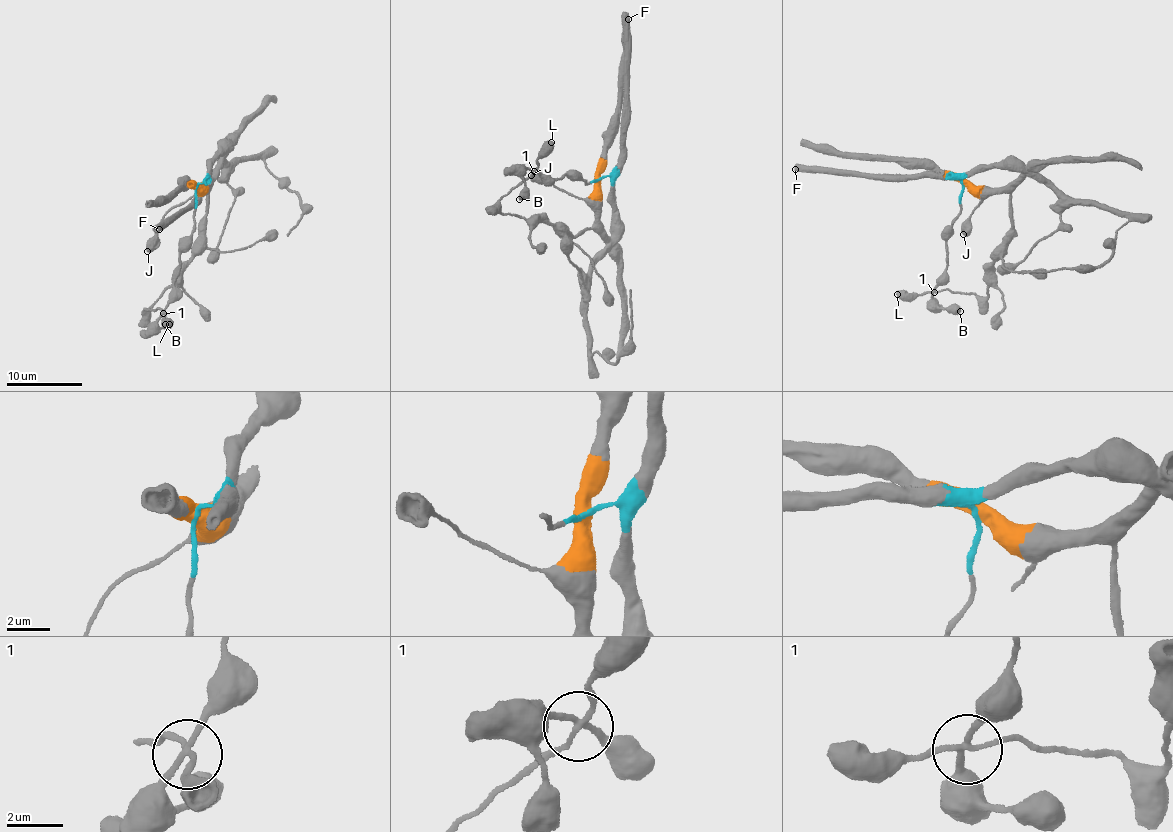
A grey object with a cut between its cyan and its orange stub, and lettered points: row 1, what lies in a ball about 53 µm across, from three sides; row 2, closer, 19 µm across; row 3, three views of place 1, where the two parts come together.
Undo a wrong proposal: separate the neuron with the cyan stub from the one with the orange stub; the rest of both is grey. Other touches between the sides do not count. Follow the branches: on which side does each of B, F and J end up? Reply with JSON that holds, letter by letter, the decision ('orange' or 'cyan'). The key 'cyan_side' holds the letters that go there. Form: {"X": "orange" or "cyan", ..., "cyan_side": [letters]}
{"B": "cyan", "F": "cyan", "J": "orange", "cyan_side": ["B", "F"]}

